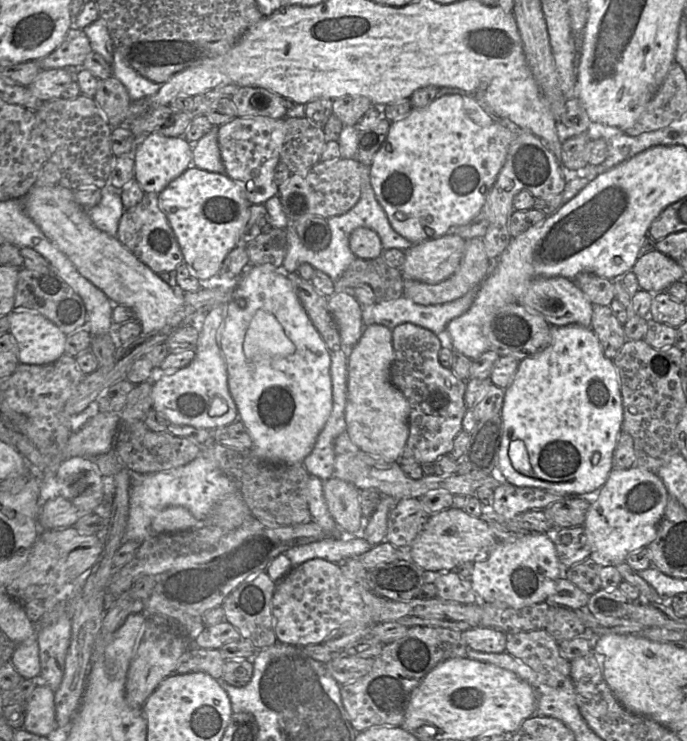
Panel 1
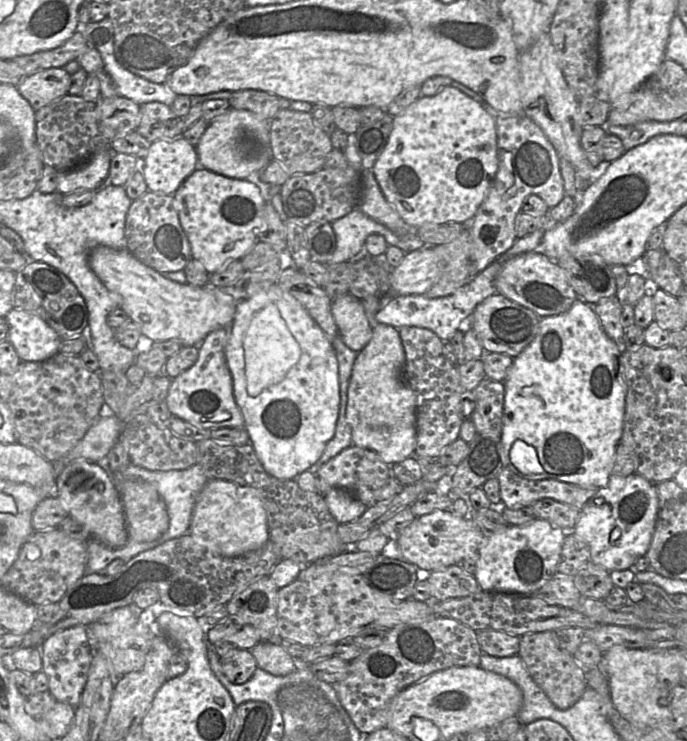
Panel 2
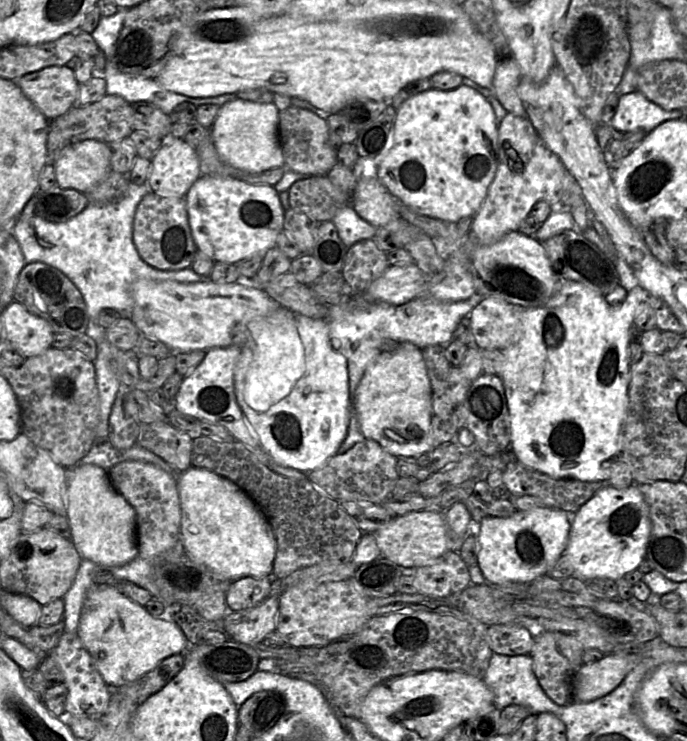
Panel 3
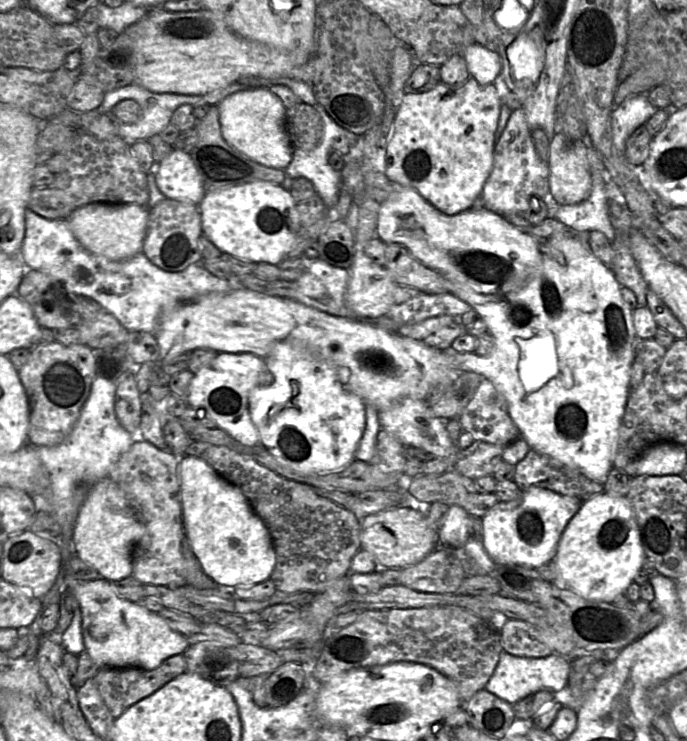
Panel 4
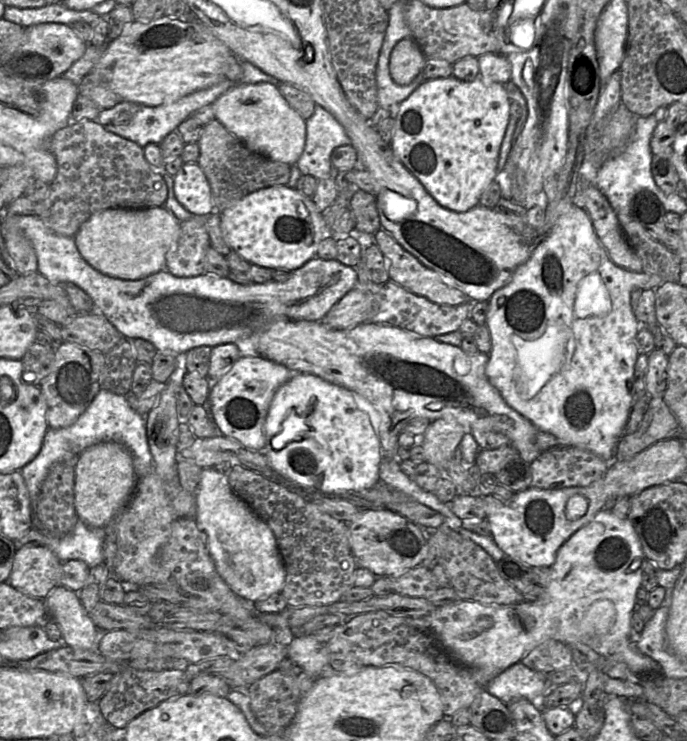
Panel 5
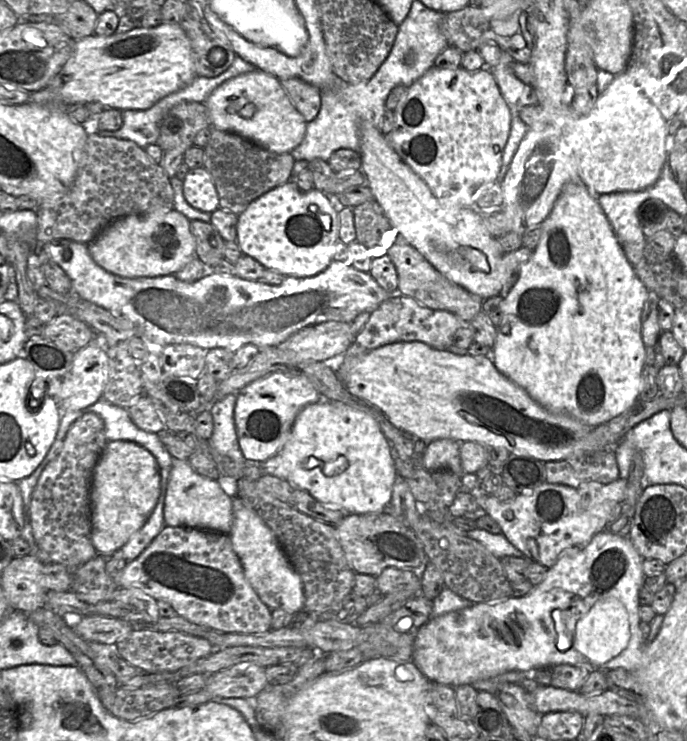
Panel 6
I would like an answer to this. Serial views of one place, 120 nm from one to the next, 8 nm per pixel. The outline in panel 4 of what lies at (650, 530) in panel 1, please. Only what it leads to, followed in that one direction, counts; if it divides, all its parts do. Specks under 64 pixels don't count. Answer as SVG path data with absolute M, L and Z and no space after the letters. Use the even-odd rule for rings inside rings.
M603 492L584 502L564 530L553 560L558 569L553 583L586 600L612 603L634 582L645 560L639 527L627 497Z

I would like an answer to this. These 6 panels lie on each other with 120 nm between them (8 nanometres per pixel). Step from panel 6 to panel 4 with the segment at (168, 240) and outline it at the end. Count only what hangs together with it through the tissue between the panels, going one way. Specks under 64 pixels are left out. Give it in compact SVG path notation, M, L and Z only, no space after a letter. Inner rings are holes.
M94 203L73 211L68 222L74 236L88 252L108 260L121 261L143 251L148 217L146 206Z

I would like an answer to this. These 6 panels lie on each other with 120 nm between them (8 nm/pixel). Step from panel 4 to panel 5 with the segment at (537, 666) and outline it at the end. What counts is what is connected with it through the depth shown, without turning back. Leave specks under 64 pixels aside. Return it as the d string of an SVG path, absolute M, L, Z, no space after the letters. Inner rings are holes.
M519 662L497 675L485 689L506 705L523 698L535 707L543 708L543 698L555 687L557 686L552 686L547 680L546 674L534 671Z

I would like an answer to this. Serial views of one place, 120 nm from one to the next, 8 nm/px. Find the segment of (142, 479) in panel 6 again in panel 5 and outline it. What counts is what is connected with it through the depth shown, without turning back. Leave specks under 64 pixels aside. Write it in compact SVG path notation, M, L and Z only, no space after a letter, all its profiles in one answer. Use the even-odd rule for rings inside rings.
M101 442L87 448L75 466L75 506L88 526L105 528L131 496L138 476L129 450L118 442Z

